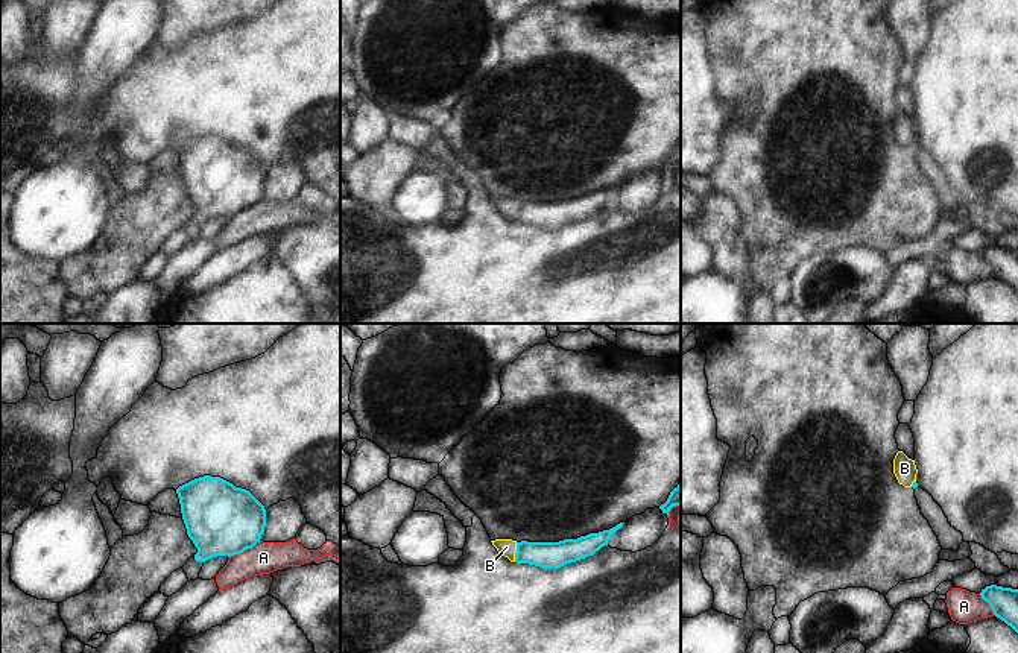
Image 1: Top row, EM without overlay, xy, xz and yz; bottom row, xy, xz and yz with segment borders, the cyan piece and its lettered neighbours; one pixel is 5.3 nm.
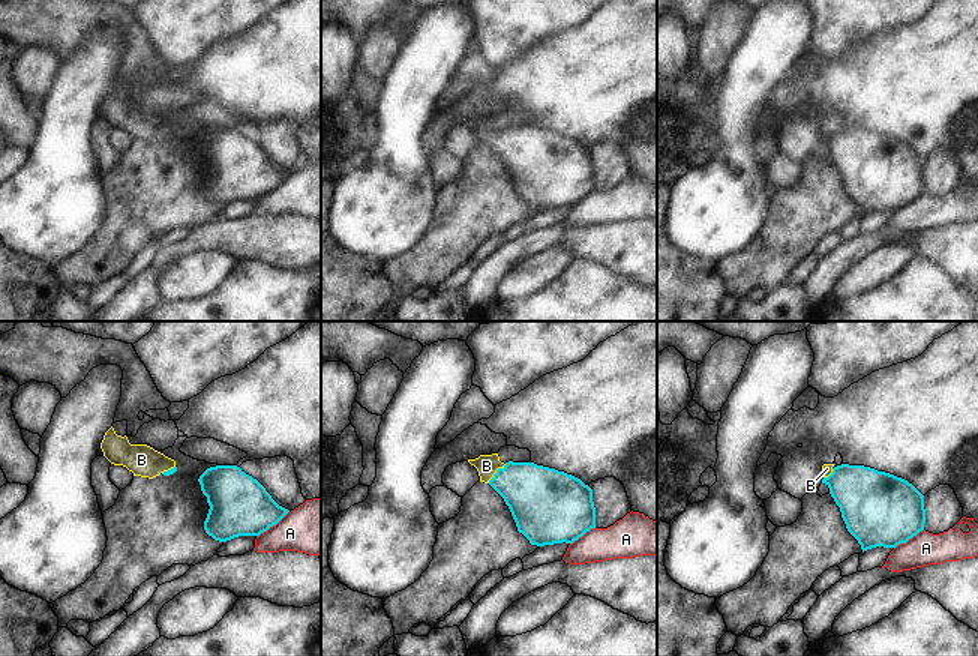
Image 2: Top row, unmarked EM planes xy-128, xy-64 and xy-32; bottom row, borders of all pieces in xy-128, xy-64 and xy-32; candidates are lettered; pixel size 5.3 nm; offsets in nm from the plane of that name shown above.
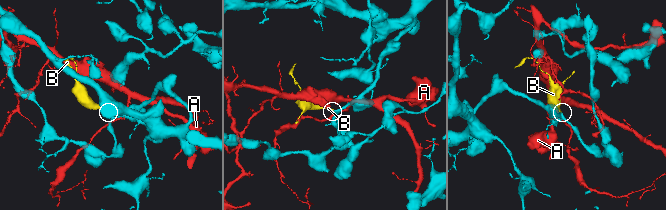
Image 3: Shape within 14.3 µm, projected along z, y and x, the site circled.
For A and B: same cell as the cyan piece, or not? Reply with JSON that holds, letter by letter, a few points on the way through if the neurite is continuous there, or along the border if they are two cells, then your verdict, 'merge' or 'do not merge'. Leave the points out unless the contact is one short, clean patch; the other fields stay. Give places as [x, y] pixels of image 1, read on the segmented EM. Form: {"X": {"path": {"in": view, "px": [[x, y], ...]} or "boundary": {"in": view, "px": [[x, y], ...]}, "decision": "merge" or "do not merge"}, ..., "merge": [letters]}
{"A": {"decision": "do not merge"}, "B": {"path": {"in": "xz", "px": [[546, 555], [517, 552], [506, 547]]}, "decision": "merge"}, "merge": ["B"]}

